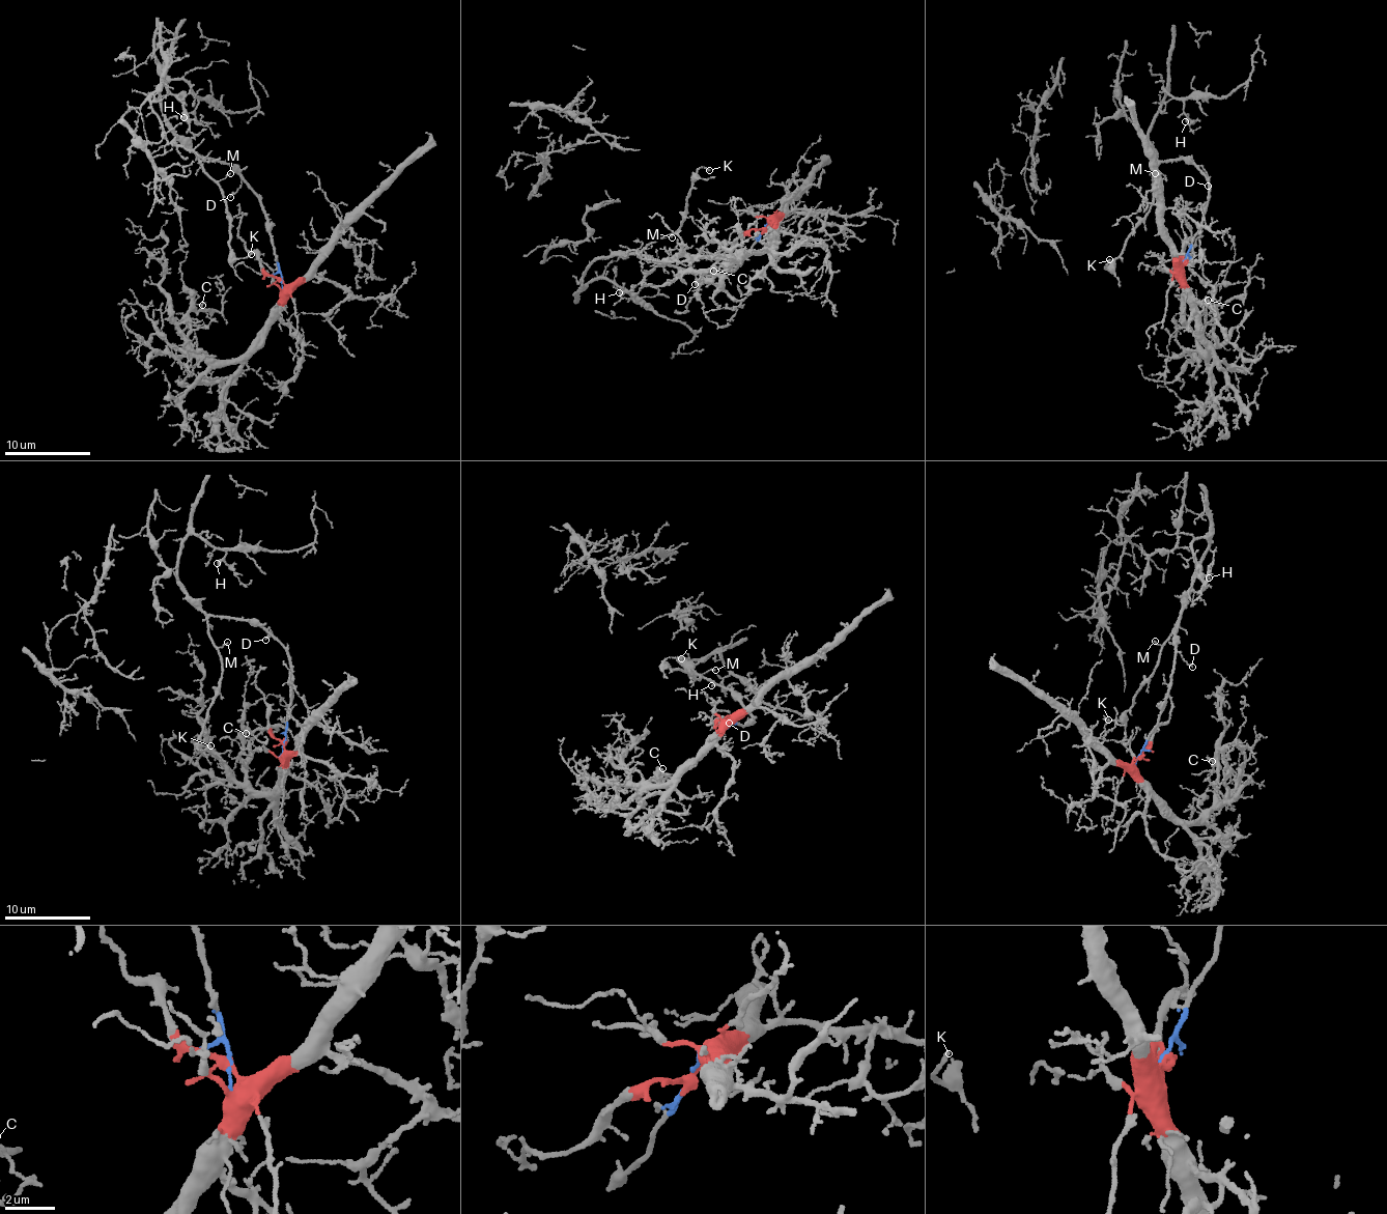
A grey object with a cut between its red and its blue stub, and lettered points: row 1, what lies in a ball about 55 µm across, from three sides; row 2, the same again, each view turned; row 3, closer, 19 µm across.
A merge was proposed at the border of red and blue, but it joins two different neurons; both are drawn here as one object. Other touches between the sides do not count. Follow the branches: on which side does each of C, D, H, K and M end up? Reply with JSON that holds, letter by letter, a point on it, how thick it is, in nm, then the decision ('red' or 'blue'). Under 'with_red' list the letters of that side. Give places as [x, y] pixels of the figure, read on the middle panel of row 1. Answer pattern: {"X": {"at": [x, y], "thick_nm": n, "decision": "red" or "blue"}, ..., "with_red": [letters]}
{"C": {"at": [713, 271], "thick_nm": 80, "decision": "red"}, "D": {"at": [695, 284], "thick_nm": 140, "decision": "blue"}, "H": {"at": [619, 292], "thick_nm": 120, "decision": "blue"}, "K": {"at": [709, 170], "thick_nm": 140, "decision": "blue"}, "M": {"at": [672, 237], "thick_nm": 140, "decision": "blue"}, "with_red": ["C"]}

